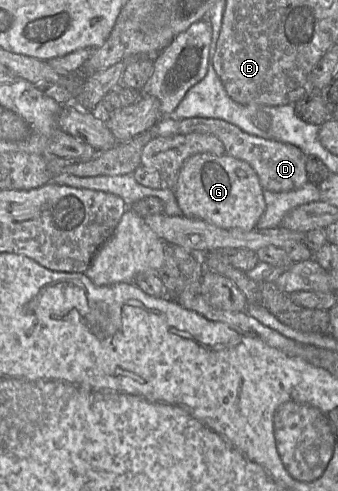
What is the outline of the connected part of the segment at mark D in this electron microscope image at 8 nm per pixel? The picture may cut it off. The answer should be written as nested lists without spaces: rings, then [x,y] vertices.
[[[167,116],[162,117],[151,130],[153,130],[155,137],[169,137],[190,133],[214,135],[223,143],[226,155],[245,161],[251,165],[258,175],[263,190],[289,192],[301,188],[308,182],[306,172],[307,156],[301,149],[292,144],[250,135],[242,131],[239,127],[221,119],[200,117],[172,119]]]

